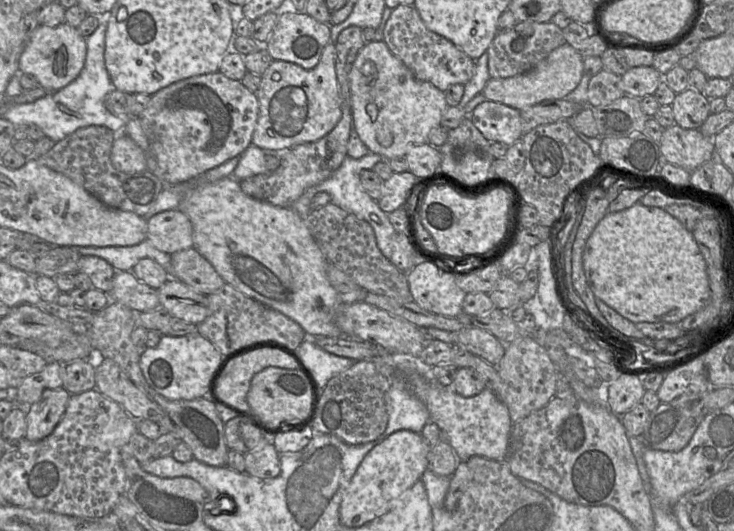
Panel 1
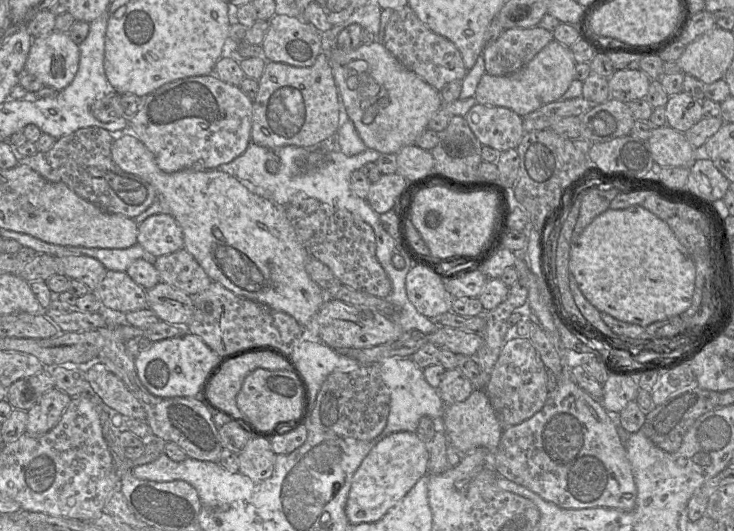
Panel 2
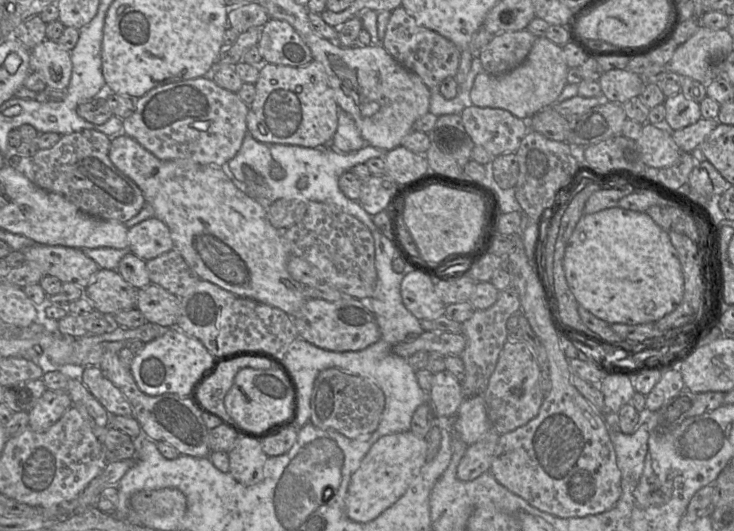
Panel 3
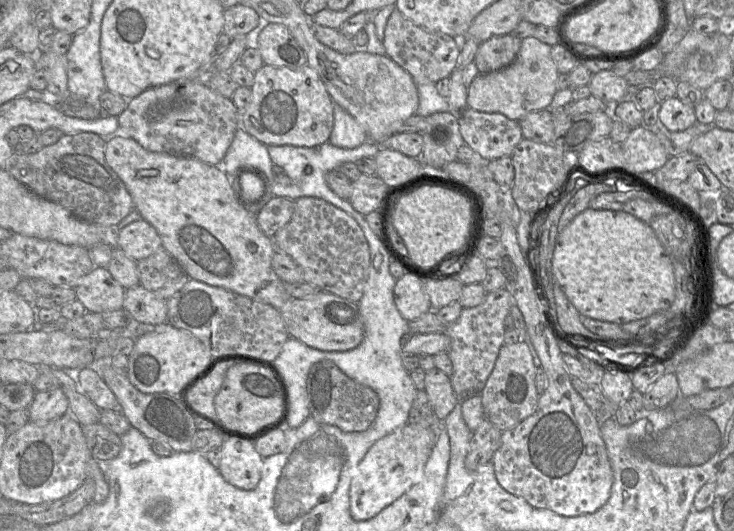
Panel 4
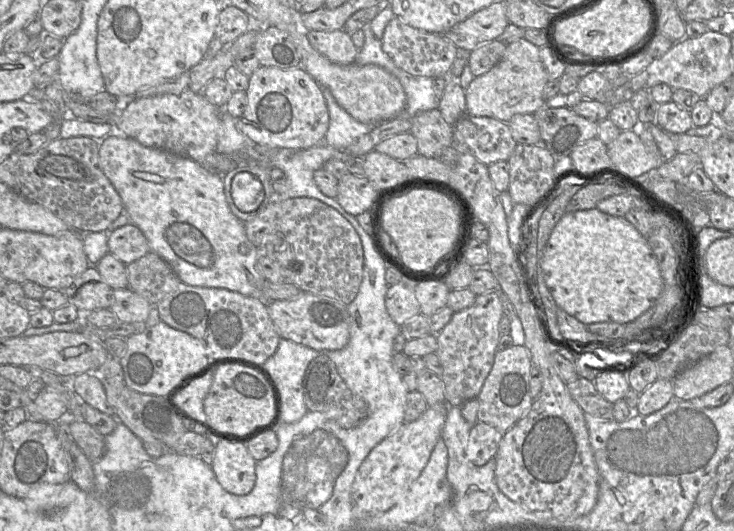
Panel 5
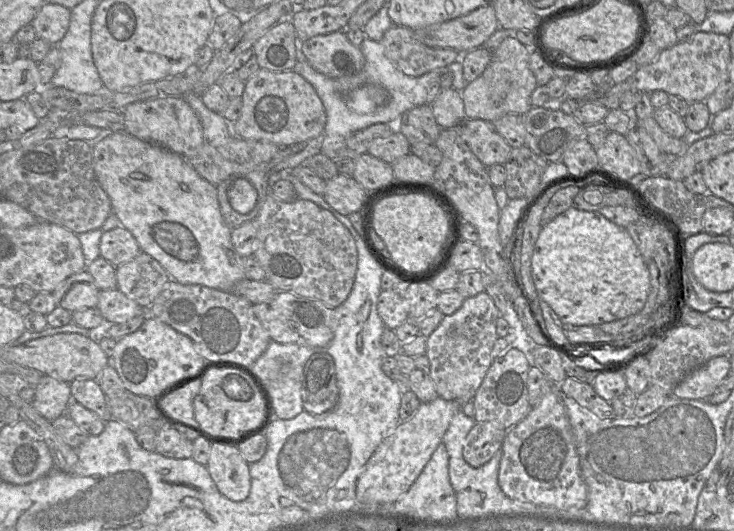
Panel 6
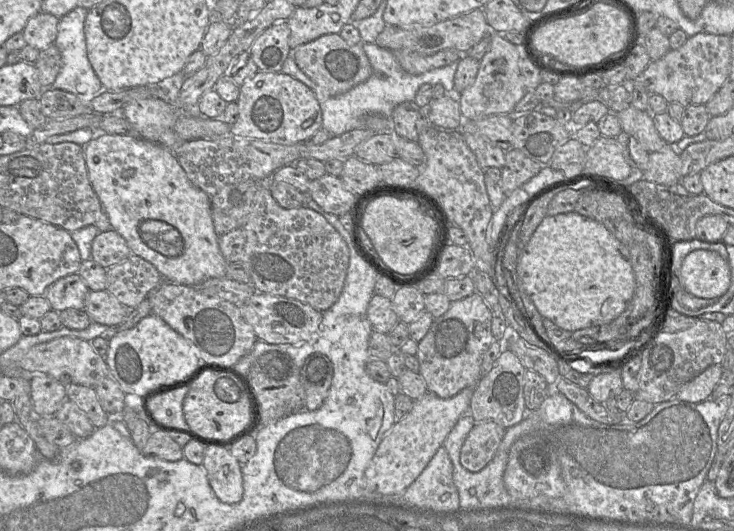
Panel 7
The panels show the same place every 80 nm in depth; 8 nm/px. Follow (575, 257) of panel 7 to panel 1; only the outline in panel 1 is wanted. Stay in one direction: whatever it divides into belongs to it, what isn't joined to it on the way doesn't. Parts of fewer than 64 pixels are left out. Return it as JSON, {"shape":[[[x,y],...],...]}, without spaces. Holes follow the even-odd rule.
{"shape":[[[639,202],[625,210],[615,213],[607,213],[602,218],[602,220],[598,223],[586,242],[583,254],[583,267],[587,281],[594,296],[602,300],[621,316],[633,323],[679,322],[687,316],[702,309],[707,304],[707,301],[710,297],[710,289],[708,286],[705,262],[692,232],[688,231],[676,218],[670,215],[665,209],[658,207],[647,207]]]}

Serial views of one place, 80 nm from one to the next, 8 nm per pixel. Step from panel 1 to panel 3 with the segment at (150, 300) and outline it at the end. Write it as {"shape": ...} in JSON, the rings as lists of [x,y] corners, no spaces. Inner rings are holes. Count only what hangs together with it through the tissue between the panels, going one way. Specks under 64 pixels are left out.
{"shape":[[[100,268],[84,288],[84,297],[90,301],[94,310],[104,315],[113,315],[119,311],[131,310],[137,307],[138,289],[125,281],[116,270]]]}

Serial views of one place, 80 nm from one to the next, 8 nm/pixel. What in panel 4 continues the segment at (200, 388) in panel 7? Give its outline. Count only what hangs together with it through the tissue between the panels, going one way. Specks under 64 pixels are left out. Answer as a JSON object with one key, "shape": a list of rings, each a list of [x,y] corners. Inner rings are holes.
{"shape":[[[235,363],[226,373],[221,389],[214,399],[214,406],[220,427],[254,432],[276,420],[281,414],[282,394],[271,371],[265,367]]]}

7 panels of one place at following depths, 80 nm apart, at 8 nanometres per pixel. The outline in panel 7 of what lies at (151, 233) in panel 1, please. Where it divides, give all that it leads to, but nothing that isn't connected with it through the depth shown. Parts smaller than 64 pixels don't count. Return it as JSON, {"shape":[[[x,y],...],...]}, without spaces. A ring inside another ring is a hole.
{"shape":[[[115,230],[100,232],[92,242],[91,259],[108,269],[131,255],[125,239]]]}

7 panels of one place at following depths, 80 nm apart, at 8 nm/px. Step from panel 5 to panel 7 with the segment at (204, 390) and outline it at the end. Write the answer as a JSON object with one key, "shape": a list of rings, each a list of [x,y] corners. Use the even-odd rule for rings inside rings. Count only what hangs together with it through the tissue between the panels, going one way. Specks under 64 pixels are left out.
{"shape":[[[188,387],[178,388],[148,398],[146,401],[148,415],[163,428],[176,432],[190,430],[183,412],[183,402],[188,390]]]}

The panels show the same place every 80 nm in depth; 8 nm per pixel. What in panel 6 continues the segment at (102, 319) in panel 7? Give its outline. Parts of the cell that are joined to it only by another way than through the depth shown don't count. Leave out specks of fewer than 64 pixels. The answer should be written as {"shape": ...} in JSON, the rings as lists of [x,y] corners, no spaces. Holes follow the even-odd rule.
{"shape":[[[118,289],[101,290],[96,308],[107,324],[125,323],[145,310]]]}

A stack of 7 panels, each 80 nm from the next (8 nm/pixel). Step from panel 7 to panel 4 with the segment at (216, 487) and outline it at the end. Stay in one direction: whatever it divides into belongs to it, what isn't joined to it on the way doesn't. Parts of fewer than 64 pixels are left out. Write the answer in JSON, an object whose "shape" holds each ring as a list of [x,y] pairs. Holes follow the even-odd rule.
{"shape":[[[227,438],[221,449],[218,471],[232,486],[253,490],[261,479],[263,457],[254,444],[237,438]]]}

